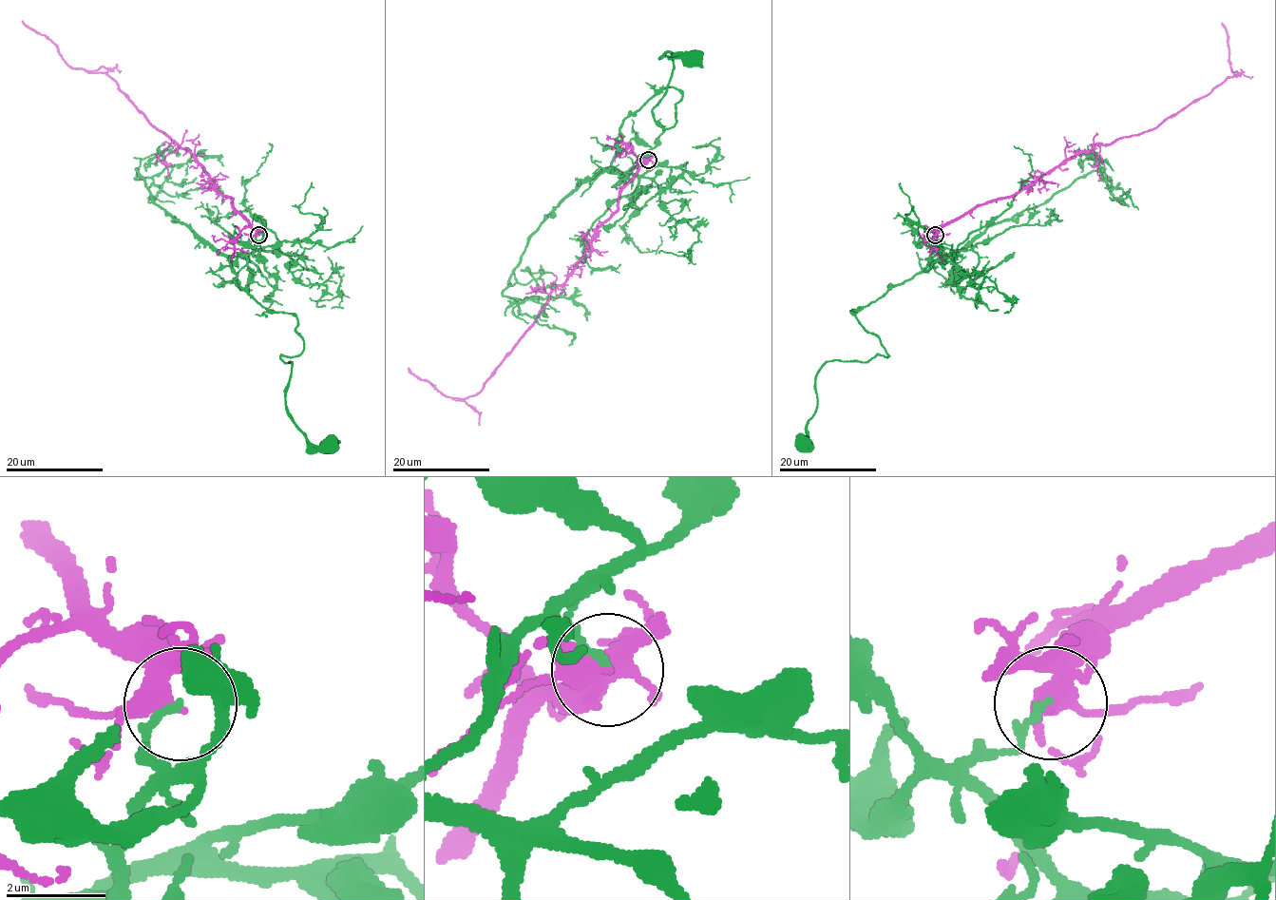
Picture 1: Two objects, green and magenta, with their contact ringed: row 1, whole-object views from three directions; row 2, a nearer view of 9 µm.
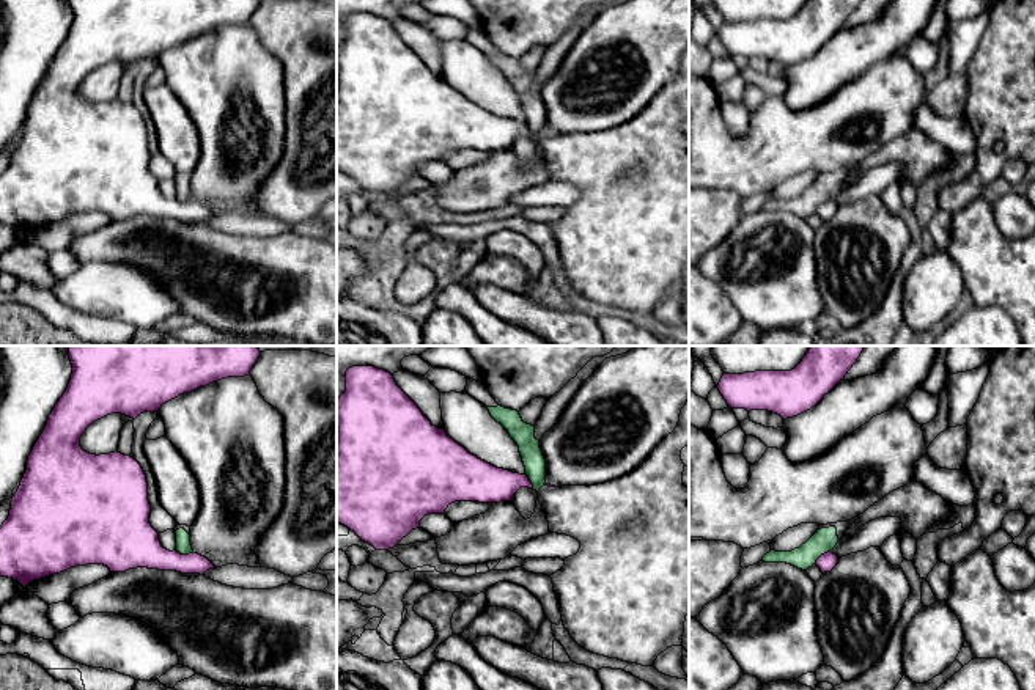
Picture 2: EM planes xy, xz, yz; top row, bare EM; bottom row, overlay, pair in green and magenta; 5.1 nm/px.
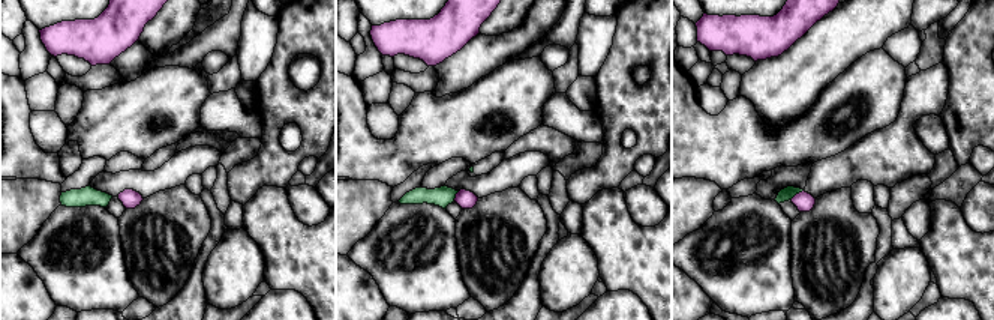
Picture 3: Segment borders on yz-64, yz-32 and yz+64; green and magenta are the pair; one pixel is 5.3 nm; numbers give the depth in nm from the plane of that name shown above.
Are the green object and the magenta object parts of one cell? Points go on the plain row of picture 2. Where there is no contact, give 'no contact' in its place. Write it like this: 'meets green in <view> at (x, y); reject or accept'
meets green in yz at (821, 201); reject

